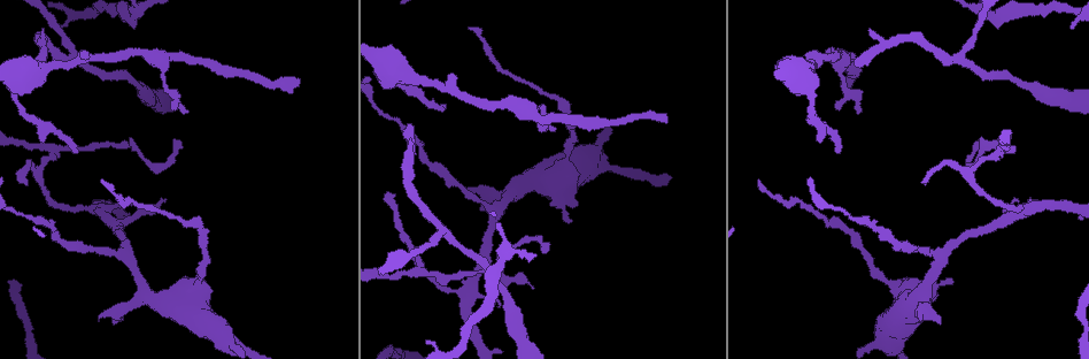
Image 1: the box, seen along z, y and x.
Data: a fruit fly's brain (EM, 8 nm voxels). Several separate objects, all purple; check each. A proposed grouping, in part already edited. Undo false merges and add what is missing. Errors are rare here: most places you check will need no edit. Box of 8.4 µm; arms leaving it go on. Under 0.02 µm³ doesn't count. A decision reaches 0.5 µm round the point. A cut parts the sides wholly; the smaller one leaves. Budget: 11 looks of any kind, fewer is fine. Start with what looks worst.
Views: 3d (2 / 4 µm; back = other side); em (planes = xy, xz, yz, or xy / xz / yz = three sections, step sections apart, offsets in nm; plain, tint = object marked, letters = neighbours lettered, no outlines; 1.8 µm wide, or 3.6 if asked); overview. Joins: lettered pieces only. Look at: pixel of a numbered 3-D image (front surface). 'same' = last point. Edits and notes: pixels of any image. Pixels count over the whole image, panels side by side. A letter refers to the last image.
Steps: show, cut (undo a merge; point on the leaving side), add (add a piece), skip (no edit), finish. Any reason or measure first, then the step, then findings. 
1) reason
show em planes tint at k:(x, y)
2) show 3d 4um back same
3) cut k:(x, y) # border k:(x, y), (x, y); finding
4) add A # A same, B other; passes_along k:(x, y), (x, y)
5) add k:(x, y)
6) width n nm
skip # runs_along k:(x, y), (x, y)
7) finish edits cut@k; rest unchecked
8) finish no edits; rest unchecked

an open end
show 3d 2um at 1:(408, 125)

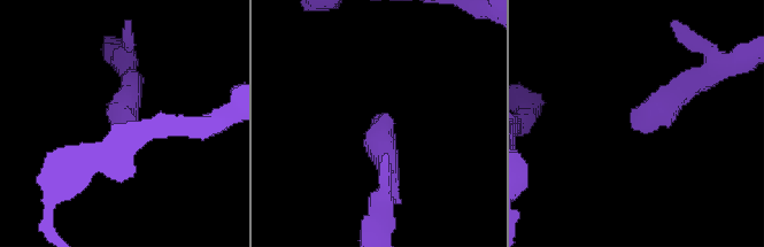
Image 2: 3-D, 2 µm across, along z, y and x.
shape alone is not enough
show em planes plain at 2:(129, 111)

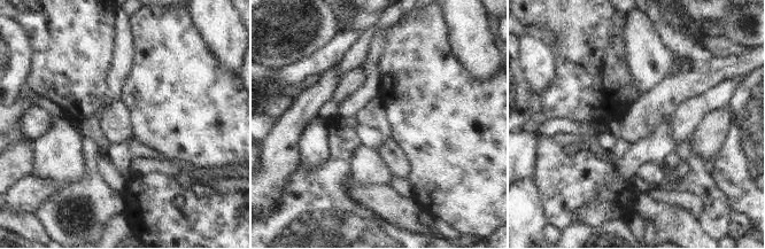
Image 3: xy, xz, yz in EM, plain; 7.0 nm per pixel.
show em planes letters same

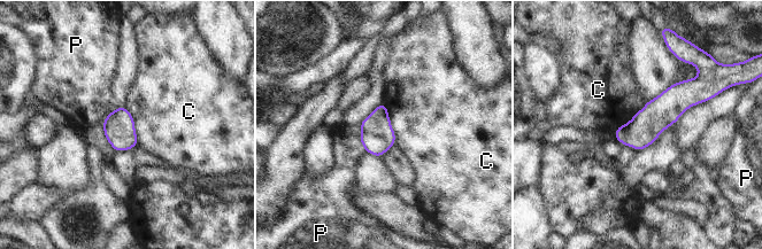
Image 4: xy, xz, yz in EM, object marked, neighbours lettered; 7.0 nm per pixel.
skip # C other, P other; none of them fits

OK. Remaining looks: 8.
end of a long branch
show em planes letters at 1:(666, 121)

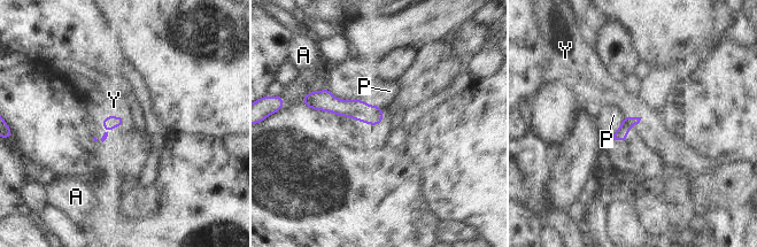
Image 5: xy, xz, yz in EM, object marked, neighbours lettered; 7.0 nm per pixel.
add P # A other, P same, Y other; passes_along 5:(356, 109), (371, 106), (389, 91); the cell continues

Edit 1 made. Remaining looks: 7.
see it whole again
show overview

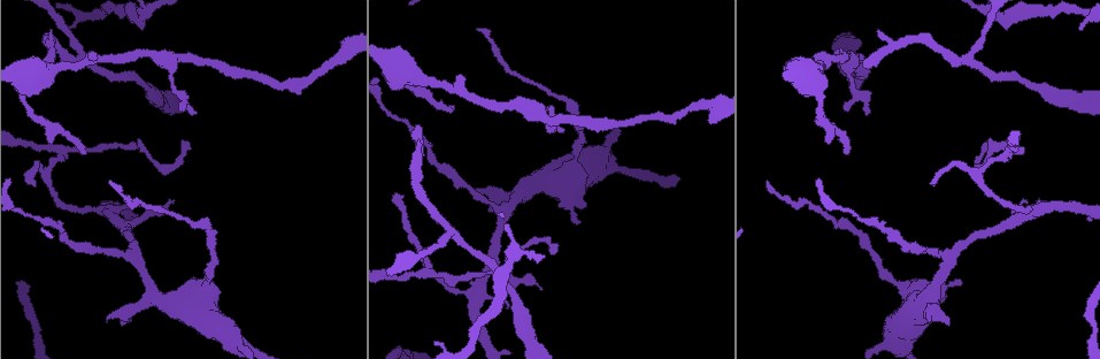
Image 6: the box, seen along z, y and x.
two arms in line, one across
show em 3.6um planes tint at 6:(449, 231)

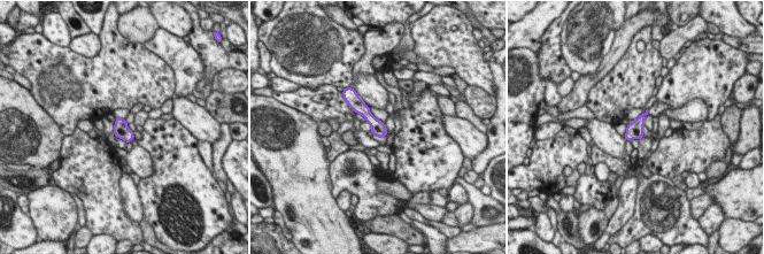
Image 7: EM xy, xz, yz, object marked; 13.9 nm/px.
what lies round it
show em 3.6um planes letters same

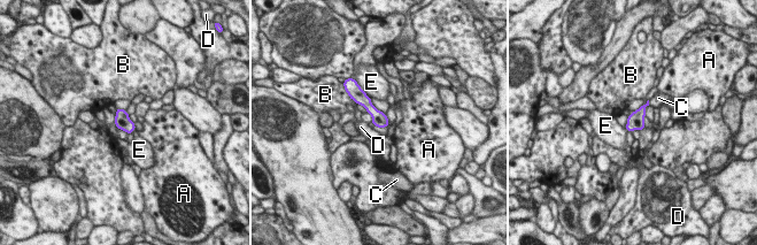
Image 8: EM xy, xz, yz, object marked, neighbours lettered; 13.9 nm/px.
skip # A other, B other, C other, D other, E other; border 8:(648, 105), (645, 115); all the same cell

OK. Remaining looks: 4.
free end
show 3d 2um at 6:(476, 189)

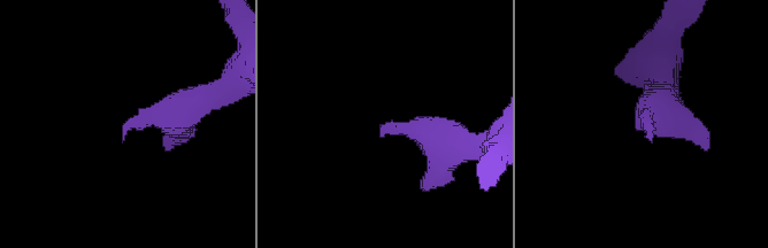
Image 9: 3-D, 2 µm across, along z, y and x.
show em planes letters at 9:(650, 135)

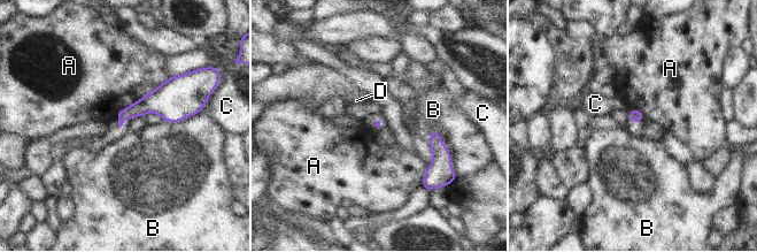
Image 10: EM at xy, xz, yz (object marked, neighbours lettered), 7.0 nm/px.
skip # A other, B other, C other, D other; border 10:(170, 77), (117, 114); none of them fits

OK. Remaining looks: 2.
finish edits add@5; rest unchecked

